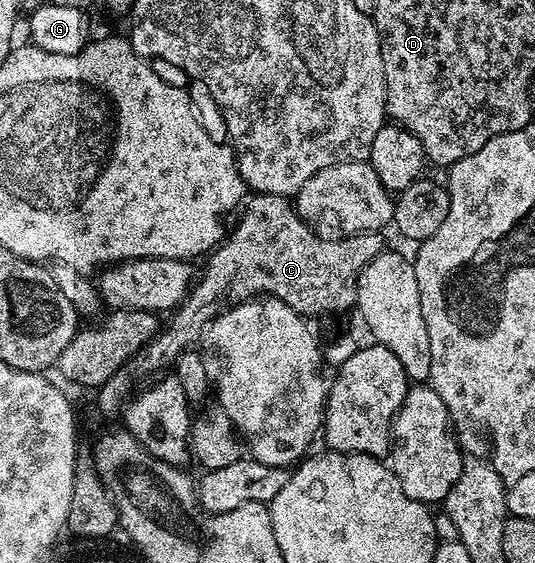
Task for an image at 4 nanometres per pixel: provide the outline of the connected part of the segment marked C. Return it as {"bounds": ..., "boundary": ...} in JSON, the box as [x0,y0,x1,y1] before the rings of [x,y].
{"bounds":[94,193,385,419],"boundary":[[[251,193],[246,196],[245,202],[242,204],[241,212],[243,211],[243,216],[240,217],[239,220],[235,223],[235,228],[228,230],[226,232],[225,238],[222,243],[219,244],[218,247],[215,248],[214,251],[210,252],[206,256],[205,262],[207,264],[204,265],[203,271],[201,267],[201,274],[194,280],[191,292],[185,296],[183,302],[179,304],[178,307],[175,308],[174,311],[170,312],[169,319],[171,321],[168,323],[167,328],[160,330],[158,334],[156,334],[155,338],[151,340],[150,343],[147,344],[144,350],[141,350],[135,354],[133,360],[133,366],[135,368],[132,369],[131,375],[126,375],[126,373],[120,373],[118,375],[114,375],[113,377],[109,377],[109,381],[105,381],[97,390],[94,392],[95,395],[95,407],[100,411],[101,414],[104,415],[105,418],[111,419],[114,417],[122,416],[123,408],[127,406],[129,400],[136,394],[137,386],[135,387],[135,379],[147,379],[143,381],[151,381],[156,377],[162,376],[164,373],[170,372],[172,368],[174,368],[178,359],[181,358],[186,351],[192,350],[196,346],[197,341],[202,340],[203,332],[208,323],[211,322],[215,316],[220,315],[222,311],[234,304],[237,303],[247,303],[250,299],[258,299],[260,296],[270,297],[273,299],[280,299],[282,303],[285,305],[289,305],[289,309],[293,309],[298,315],[304,317],[312,317],[311,315],[335,315],[338,311],[347,311],[356,306],[355,304],[355,290],[358,285],[358,275],[361,273],[363,267],[369,265],[374,258],[377,258],[379,253],[384,250],[385,244],[383,244],[383,235],[373,232],[373,231],[364,231],[362,233],[351,233],[346,237],[347,239],[322,239],[321,236],[318,235],[317,232],[314,231],[312,224],[308,222],[308,220],[301,218],[299,216],[299,212],[295,209],[295,204],[292,202],[288,196],[285,195],[265,195],[262,193]]]}

